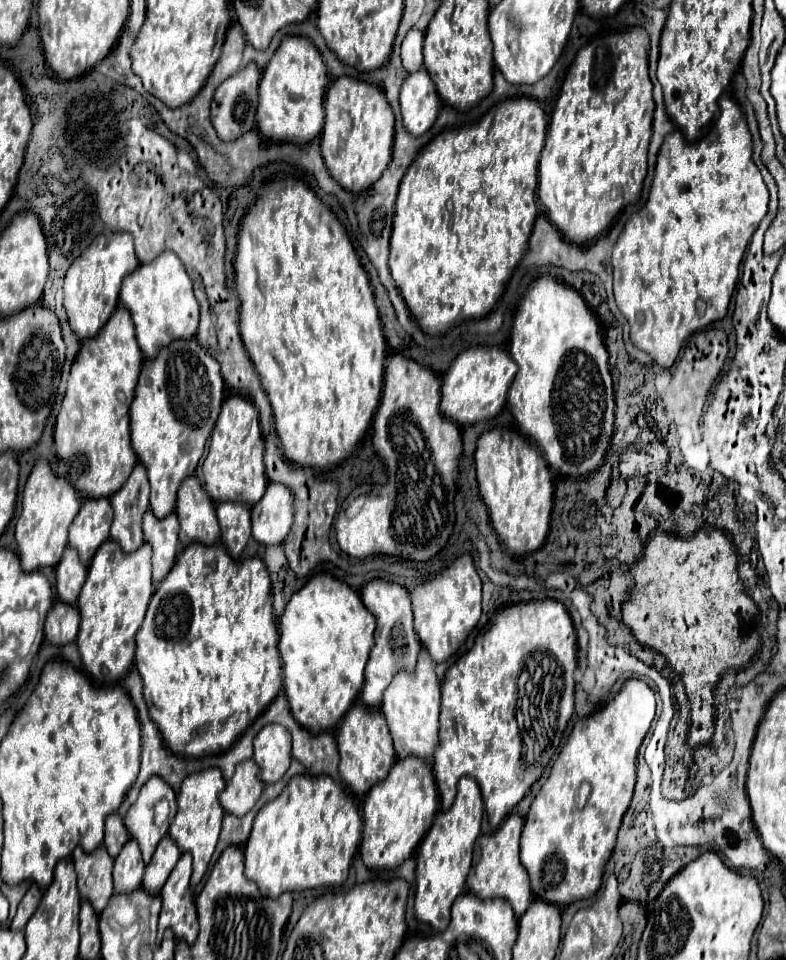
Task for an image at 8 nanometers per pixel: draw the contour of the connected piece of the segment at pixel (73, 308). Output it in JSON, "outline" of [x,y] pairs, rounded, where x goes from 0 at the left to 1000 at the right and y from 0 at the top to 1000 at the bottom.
{"outline":[[[164,243],[126,245],[118,253],[90,274],[83,286],[83,322],[90,343],[103,351],[121,351],[136,336],[151,316],[151,299],[159,286],[174,280],[177,272],[169,259],[169,247]]]}

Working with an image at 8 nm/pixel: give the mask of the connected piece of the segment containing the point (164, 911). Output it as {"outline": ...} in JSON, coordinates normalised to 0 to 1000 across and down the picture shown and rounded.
{"outline":[[[233,889],[225,903],[218,907],[210,924],[205,926],[205,955],[202,968],[220,968],[225,978],[246,982],[251,976],[251,949],[246,941],[246,928],[240,922],[243,916],[243,891]]]}

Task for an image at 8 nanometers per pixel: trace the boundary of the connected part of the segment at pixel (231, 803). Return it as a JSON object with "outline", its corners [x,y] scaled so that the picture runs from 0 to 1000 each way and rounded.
{"outline":[[[322,791],[304,795],[296,809],[289,814],[286,824],[281,826],[281,841],[286,847],[307,851],[322,843],[335,820],[337,816],[330,811],[330,799],[322,795]]]}

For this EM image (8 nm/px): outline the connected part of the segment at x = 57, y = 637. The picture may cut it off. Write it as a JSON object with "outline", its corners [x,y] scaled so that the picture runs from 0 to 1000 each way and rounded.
{"outline":[[[70,626],[67,632],[62,634],[55,657],[57,666],[67,672],[83,672],[95,668],[101,657],[101,636],[93,630]]]}

